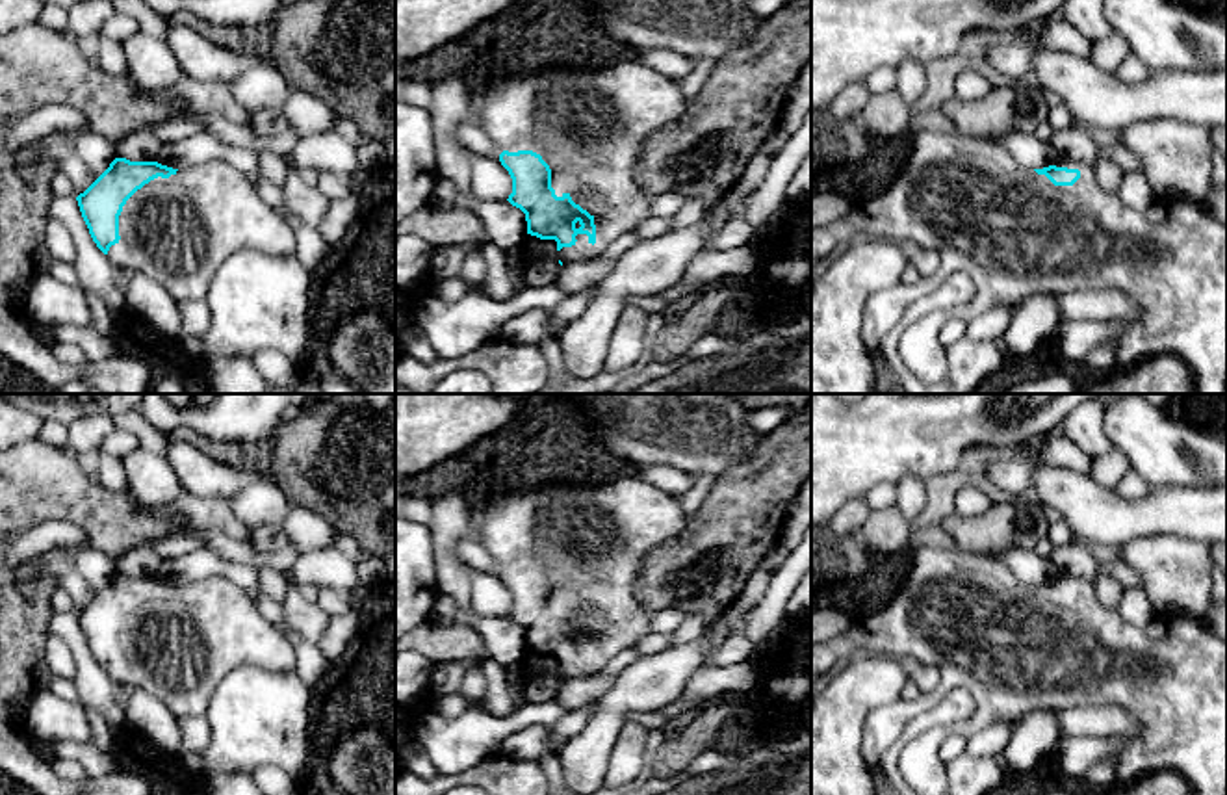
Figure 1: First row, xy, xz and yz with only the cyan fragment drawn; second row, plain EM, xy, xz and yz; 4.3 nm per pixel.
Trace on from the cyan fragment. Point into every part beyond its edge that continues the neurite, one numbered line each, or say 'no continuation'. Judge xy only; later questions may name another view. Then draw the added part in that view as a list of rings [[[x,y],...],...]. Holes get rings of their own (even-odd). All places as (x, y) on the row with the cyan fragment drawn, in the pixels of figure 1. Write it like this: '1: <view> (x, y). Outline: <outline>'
1: xy (177, 231). Outline: [[[221,160],[178,169],[137,189],[119,215],[121,240],[110,247],[113,264],[160,282],[176,301],[200,301],[217,267],[236,251],[295,254],[295,230],[256,191],[252,182]]]

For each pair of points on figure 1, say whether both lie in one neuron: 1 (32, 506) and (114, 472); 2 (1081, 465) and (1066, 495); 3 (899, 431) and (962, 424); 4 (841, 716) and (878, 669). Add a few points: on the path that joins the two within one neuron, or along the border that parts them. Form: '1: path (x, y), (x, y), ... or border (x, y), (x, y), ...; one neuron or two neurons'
1: border (97, 480), (110, 489), (127, 493); two neurons
2: border (1034, 461), (1086, 474); two neurons
3: path (914, 431), (934, 431), (947, 424); one neuron
4: path (843, 704), (867, 680); one neuron

